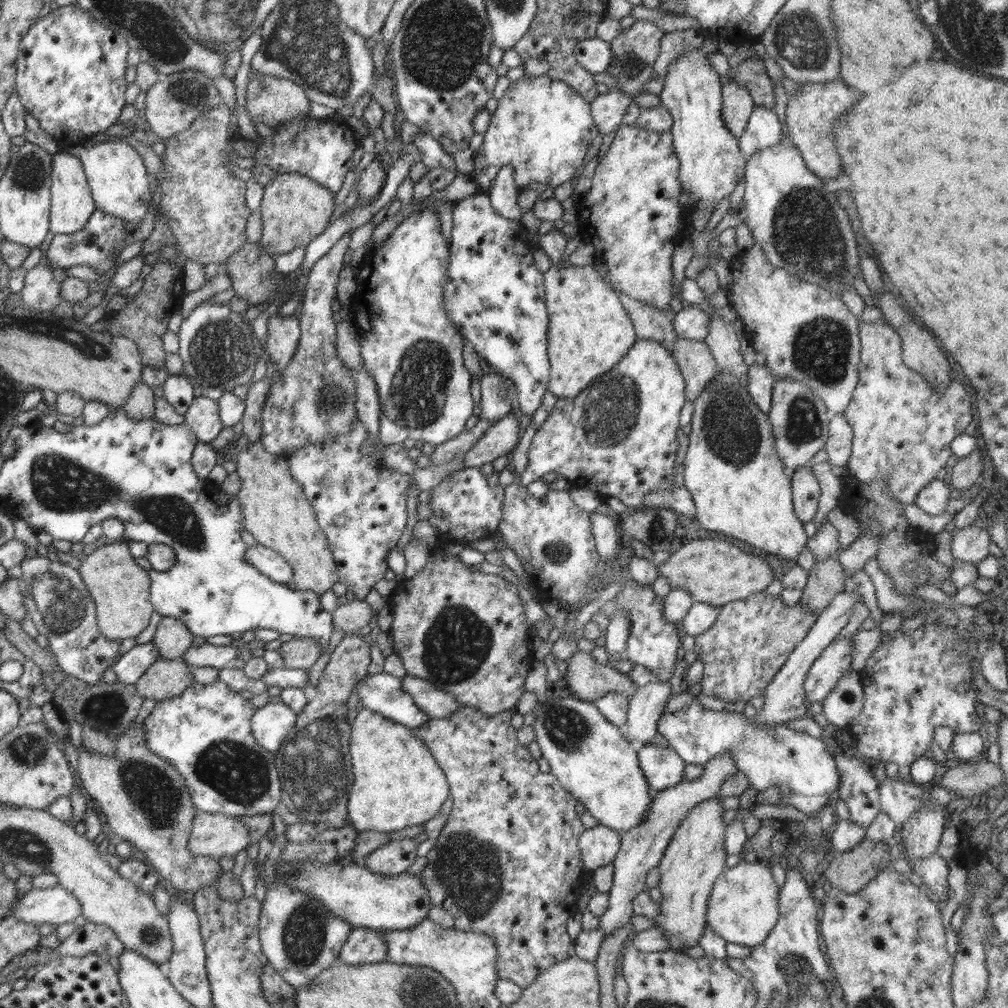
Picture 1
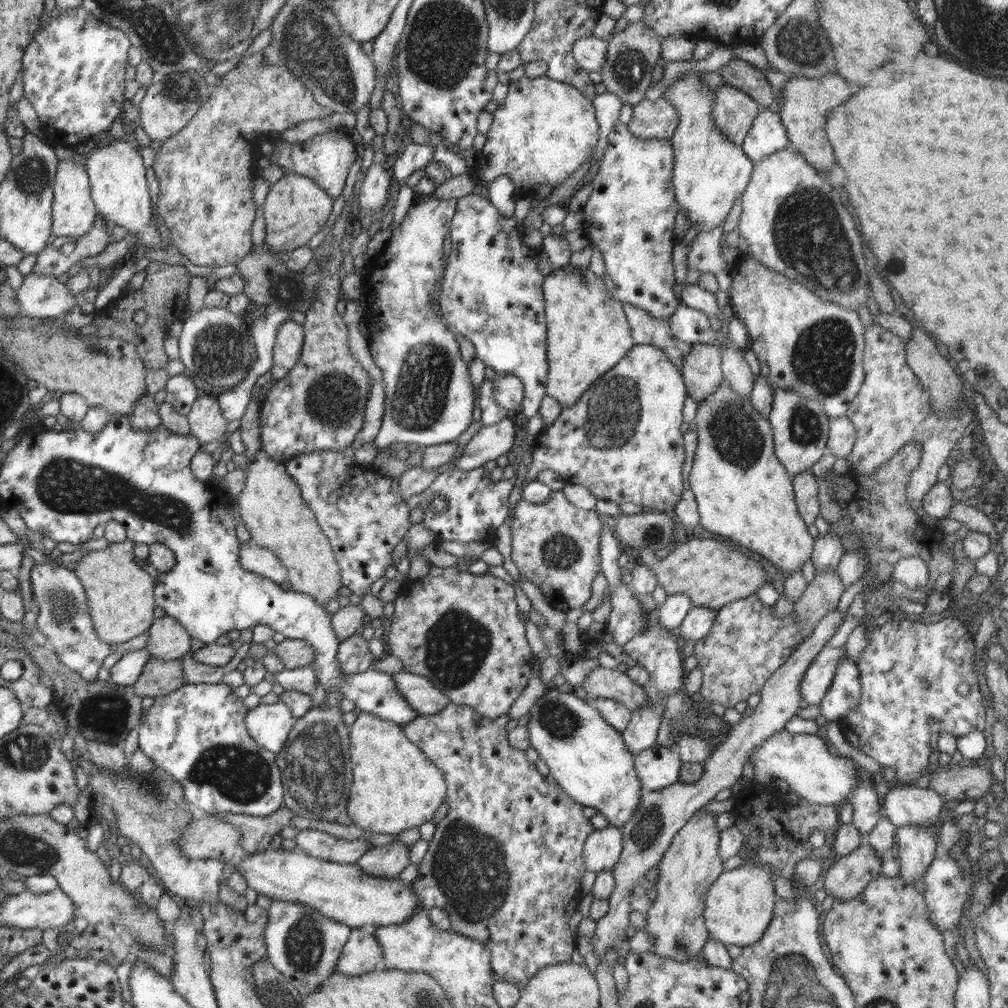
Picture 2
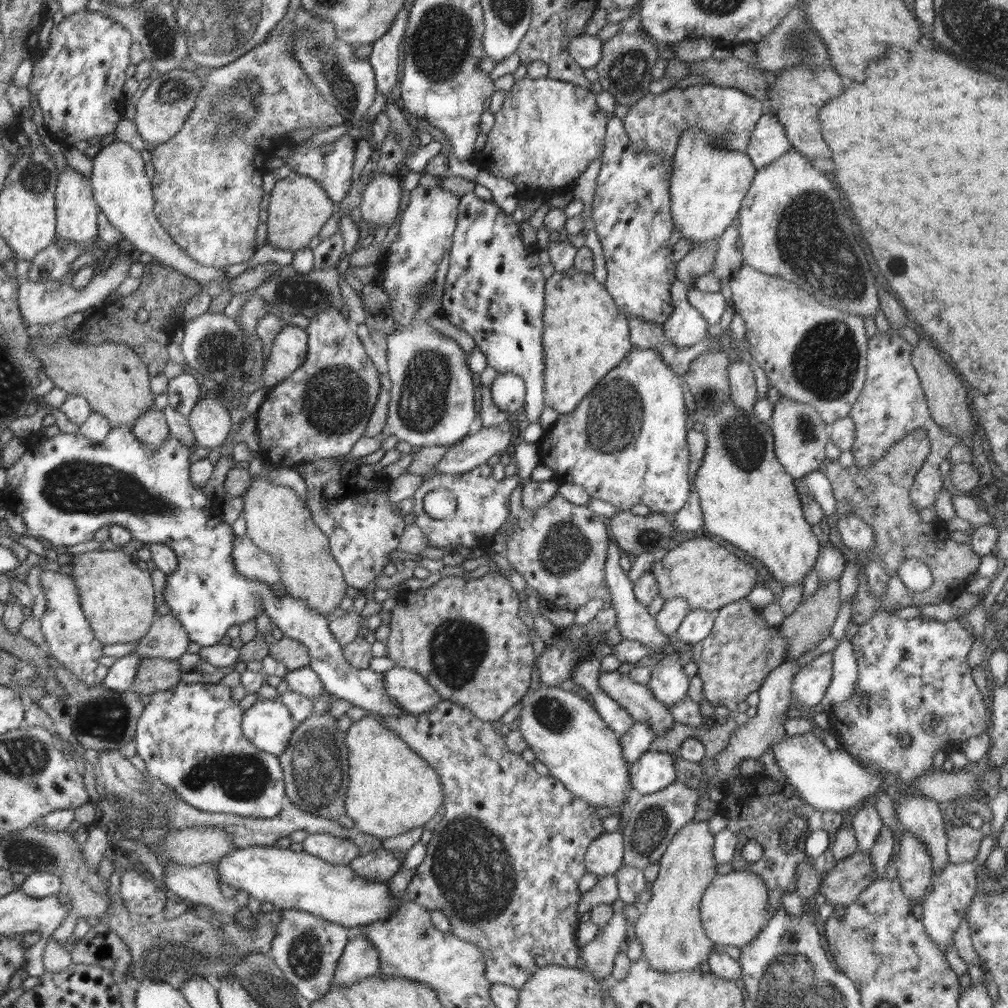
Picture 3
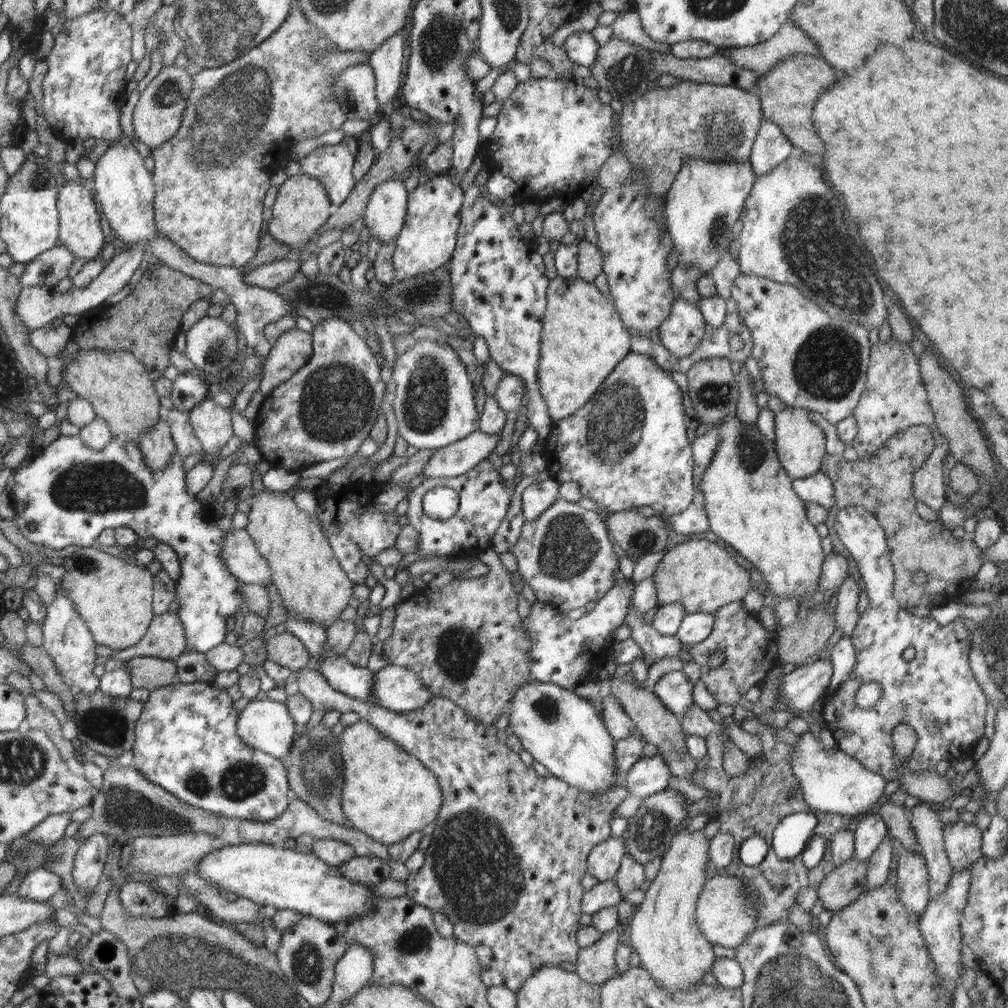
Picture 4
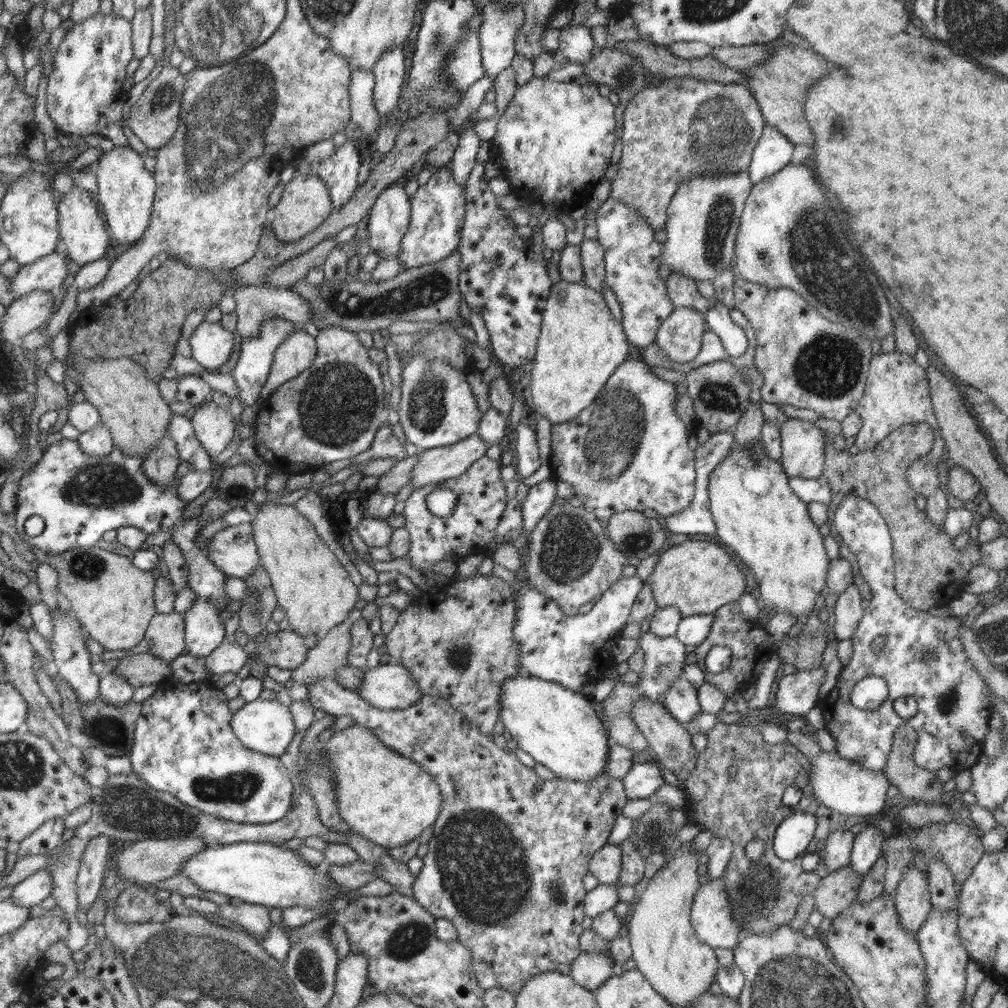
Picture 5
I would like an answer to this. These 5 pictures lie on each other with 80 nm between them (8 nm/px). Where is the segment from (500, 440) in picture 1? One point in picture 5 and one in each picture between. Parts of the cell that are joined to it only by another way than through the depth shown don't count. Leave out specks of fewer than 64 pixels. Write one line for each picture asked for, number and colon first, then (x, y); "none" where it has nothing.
2: (492, 441)
3: (473, 450)
4: (457, 458)
5: (433, 466)

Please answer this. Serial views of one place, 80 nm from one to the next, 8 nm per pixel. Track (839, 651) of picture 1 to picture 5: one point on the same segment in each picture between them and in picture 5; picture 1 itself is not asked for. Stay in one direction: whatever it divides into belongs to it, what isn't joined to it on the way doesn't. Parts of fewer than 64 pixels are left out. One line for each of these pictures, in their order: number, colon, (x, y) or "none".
2: (818, 676)
3: (809, 686)
4: (800, 690)
5: (797, 693)

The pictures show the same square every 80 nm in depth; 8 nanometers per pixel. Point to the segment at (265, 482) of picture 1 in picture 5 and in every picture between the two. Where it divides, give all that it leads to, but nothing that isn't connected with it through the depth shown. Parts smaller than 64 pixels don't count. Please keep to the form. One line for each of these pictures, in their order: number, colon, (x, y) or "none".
2: (271, 507)
3: (278, 521)
4: (310, 580)
5: (316, 593)

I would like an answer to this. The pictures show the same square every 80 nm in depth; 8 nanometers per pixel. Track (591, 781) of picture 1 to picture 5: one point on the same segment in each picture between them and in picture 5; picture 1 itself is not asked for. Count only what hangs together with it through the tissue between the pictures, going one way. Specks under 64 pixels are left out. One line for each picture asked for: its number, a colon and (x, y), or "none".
2: (588, 758)
3: (566, 734)
4: (561, 730)
5: (559, 728)

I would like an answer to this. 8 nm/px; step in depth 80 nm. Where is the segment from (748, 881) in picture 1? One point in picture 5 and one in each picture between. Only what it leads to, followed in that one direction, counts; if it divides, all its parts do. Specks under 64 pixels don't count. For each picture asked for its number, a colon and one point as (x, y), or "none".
2: (740, 904)
3: (733, 908)
4: (724, 916)
5: (712, 918)

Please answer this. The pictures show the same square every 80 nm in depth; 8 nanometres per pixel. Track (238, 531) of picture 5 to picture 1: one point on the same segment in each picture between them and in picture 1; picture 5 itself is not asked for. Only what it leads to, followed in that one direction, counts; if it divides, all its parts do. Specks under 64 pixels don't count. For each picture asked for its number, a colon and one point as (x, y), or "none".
1: (269, 562)
2: (253, 557)
3: (251, 562)
4: (243, 559)

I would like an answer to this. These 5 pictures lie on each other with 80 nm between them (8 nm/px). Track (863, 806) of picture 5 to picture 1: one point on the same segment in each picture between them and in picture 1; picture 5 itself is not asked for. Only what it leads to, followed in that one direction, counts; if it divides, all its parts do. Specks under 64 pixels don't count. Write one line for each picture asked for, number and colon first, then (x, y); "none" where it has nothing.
1: (775, 755)
2: (803, 765)
3: (833, 781)
4: (831, 781)

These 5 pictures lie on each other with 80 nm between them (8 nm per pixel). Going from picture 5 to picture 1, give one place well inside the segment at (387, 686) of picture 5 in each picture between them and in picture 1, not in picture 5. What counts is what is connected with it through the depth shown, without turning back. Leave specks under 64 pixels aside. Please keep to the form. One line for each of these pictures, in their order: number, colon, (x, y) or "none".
1: (436, 704)
2: (420, 695)
3: (407, 689)
4: (396, 688)

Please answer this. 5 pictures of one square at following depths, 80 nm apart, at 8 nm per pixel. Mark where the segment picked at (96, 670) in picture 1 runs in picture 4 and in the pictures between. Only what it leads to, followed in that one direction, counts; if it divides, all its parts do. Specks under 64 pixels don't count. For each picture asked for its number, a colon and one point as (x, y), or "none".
2: (64, 616)
3: (70, 640)
4: (67, 639)

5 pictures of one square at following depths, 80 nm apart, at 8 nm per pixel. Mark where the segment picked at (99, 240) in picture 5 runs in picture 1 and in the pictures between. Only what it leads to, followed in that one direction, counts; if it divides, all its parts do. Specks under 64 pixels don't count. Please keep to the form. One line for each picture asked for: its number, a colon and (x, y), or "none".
1: (72, 206)
2: (73, 212)
3: (76, 211)
4: (80, 231)

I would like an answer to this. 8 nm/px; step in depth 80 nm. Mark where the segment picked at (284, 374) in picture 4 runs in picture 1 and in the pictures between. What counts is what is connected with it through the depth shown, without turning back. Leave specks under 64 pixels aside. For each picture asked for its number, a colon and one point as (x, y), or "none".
1: (283, 334)
2: (289, 337)
3: (289, 348)

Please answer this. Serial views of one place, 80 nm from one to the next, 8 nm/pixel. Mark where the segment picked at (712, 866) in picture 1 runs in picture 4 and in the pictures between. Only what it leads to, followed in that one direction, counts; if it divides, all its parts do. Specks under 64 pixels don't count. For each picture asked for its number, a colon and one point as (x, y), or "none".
2: (675, 922)
3: (669, 933)
4: (663, 930)

